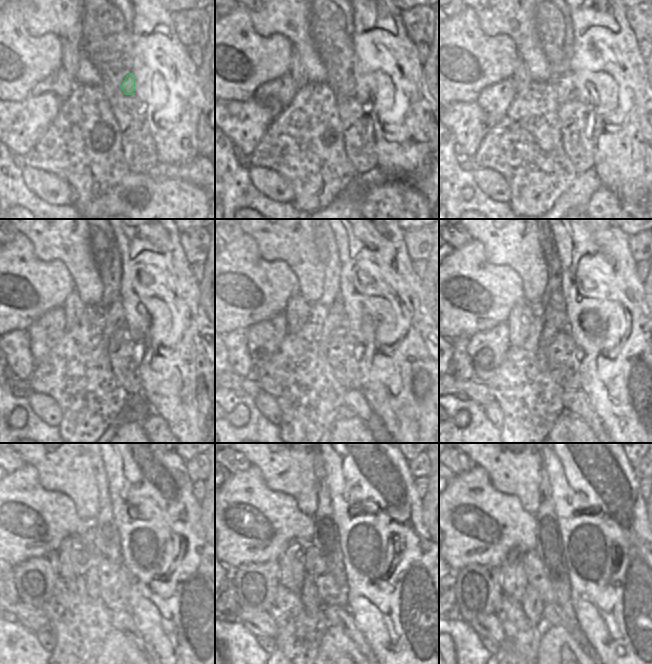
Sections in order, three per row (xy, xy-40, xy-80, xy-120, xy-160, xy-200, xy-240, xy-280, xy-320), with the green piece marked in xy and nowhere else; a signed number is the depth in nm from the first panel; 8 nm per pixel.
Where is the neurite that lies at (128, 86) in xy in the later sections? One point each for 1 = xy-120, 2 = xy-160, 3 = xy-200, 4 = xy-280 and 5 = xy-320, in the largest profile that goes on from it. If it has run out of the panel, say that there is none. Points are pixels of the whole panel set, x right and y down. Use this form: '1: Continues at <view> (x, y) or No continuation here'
1: Continues at xy-120 (115, 319)
2: Continues at xy-160 (335, 319)
3: Continues at xy-200 (549, 331)
4: Continues at xy-280 (312, 603)
5: Continues at xy-320 (532, 604)

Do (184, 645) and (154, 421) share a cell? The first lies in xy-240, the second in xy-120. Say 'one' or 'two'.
two

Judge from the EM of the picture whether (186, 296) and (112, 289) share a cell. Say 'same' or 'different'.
different

